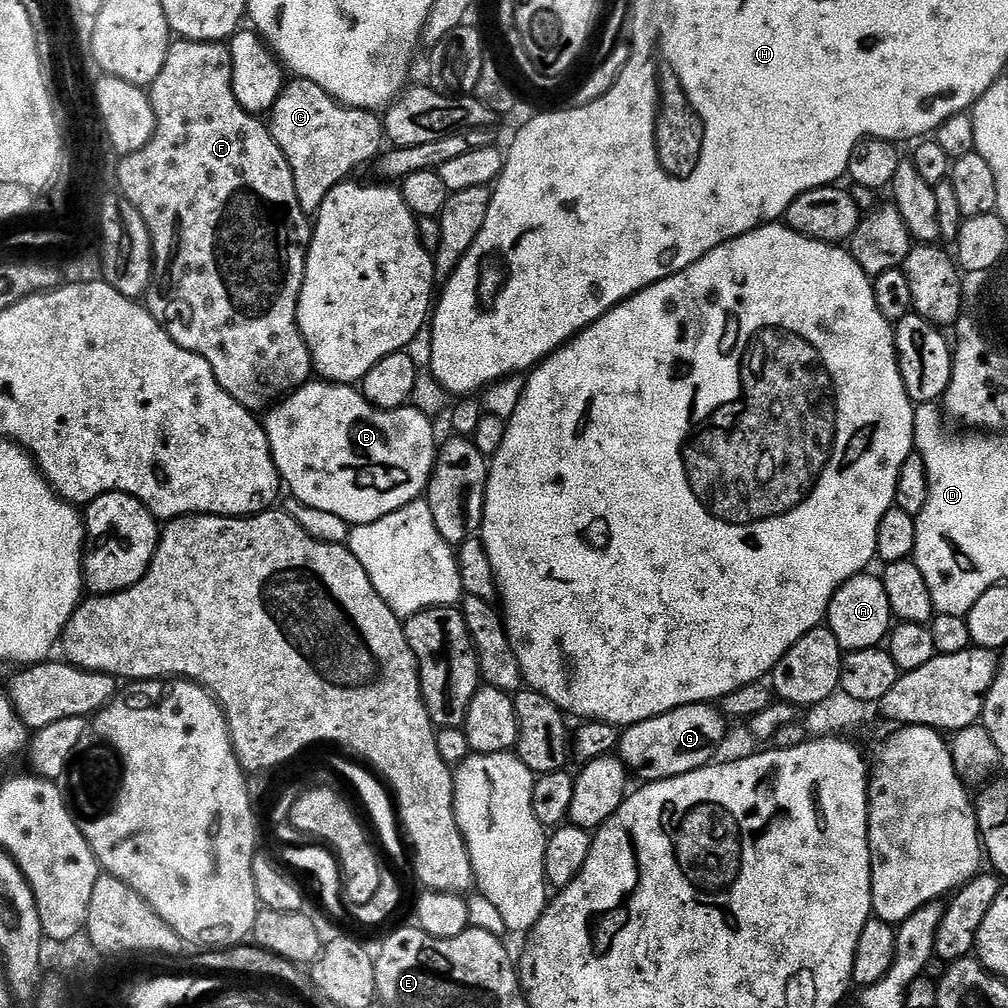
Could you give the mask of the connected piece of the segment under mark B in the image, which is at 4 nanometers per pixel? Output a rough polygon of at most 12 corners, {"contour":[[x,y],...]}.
{"contour":[[316,378],[262,423],[287,491],[349,526],[428,491],[438,439]]}

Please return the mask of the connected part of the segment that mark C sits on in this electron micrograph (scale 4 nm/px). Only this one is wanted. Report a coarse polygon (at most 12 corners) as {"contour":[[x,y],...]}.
{"contour":[[289,79],[270,117],[298,202],[326,194],[386,144],[375,111]]}

